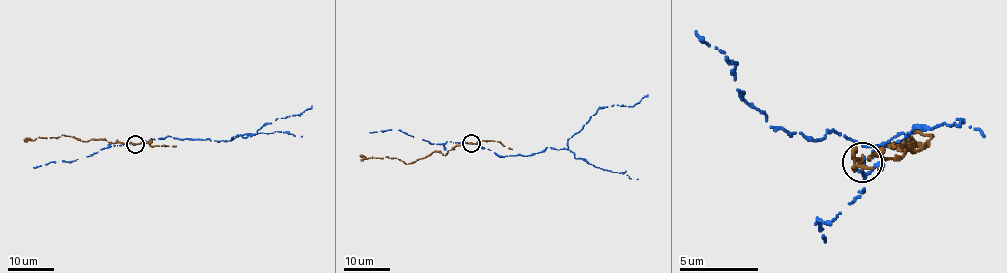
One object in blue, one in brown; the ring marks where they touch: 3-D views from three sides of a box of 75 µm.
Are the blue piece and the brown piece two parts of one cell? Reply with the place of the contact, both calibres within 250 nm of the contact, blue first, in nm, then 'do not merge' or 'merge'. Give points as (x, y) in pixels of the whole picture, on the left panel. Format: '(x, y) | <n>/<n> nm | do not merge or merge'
(135, 144) | 110/320 nm | do not merge

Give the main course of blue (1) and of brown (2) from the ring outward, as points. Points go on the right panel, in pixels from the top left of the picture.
1: (863, 163), (906, 136), (883, 151), (769, 128), (730, 73), (738, 61), (695, 30)
2: (863, 163), (863, 155), (902, 155), (890, 147), (918, 151), (930, 136), (910, 136), (914, 147), (902, 151)

